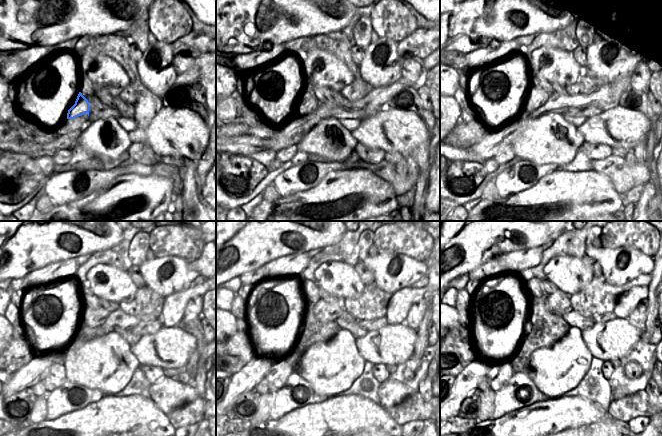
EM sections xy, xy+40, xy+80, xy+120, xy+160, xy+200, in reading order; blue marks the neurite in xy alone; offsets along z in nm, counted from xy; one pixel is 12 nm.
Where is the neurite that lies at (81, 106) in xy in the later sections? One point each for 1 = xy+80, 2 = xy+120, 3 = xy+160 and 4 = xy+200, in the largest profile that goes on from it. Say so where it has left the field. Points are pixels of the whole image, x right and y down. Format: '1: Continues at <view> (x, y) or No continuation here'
1: Continues at xy+80 (537, 96)
2: Continues at xy+120 (94, 317)
3: Continues at xy+160 (329, 308)
4: Continues at xy+200 (559, 303)

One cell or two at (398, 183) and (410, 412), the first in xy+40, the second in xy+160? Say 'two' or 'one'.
two

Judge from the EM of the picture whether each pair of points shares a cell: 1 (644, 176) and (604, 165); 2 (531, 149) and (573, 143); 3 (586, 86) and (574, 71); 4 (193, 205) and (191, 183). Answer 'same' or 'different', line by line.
1: same
2: same
3: different
4: same

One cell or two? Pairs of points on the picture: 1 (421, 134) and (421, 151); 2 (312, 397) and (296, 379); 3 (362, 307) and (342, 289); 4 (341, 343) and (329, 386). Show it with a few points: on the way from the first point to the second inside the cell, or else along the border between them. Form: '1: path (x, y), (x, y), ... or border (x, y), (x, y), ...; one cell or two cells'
1: border (428, 139), (415, 149), (415, 156), (413, 158); two cells
2: path (307, 392), (306, 387), (301, 384); one cell
3: border (365, 286), (364, 290), (356, 298), (344, 299); two cells
4: path (340, 354), (337, 362), (330, 369), (330, 375); one cell

